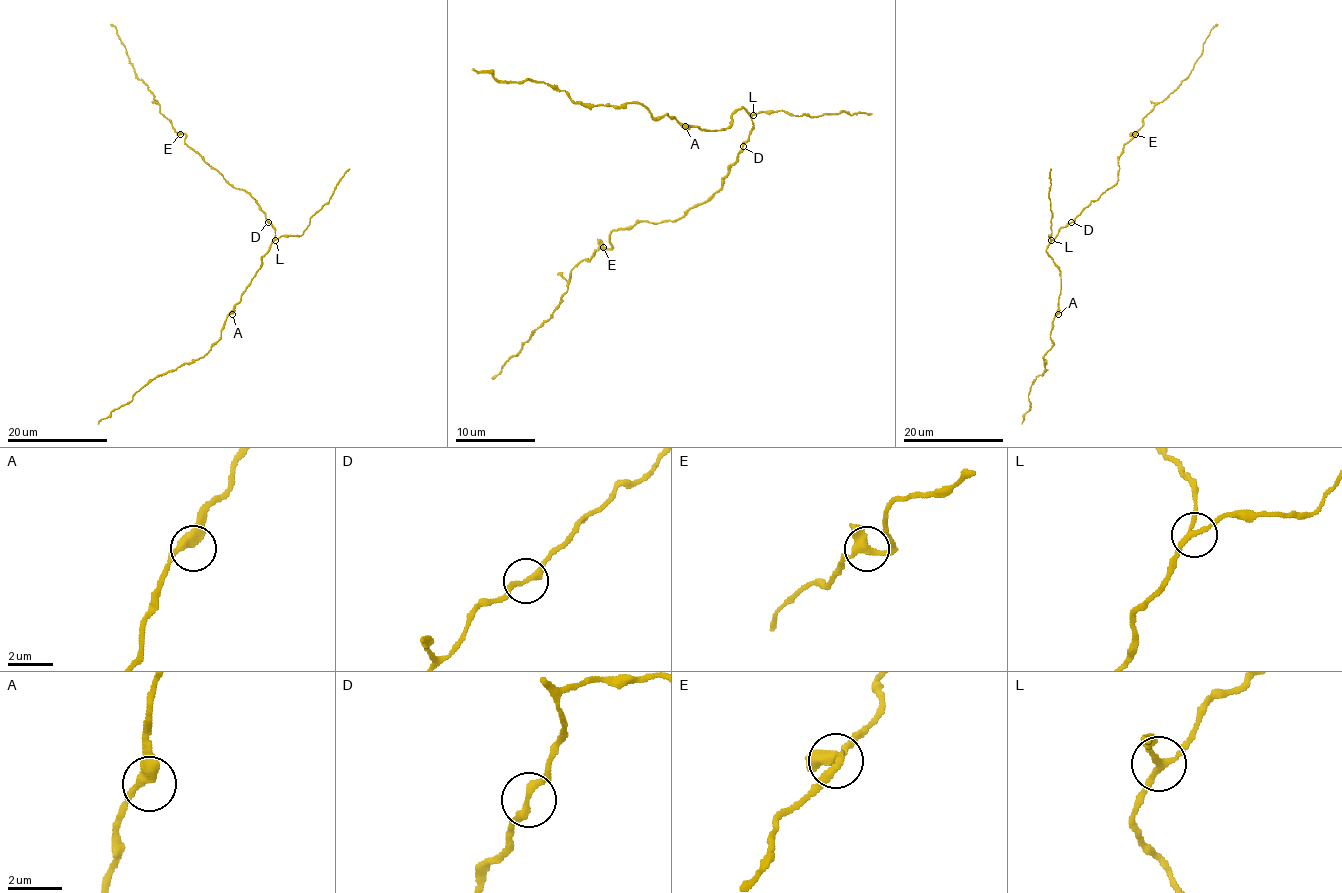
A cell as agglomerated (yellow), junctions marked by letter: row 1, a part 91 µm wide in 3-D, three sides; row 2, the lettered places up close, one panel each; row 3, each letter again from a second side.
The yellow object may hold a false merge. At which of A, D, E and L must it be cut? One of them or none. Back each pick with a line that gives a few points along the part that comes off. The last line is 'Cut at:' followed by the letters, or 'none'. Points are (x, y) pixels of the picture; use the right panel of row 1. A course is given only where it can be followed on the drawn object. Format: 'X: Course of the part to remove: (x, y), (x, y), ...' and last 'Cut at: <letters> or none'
Cut at: none

